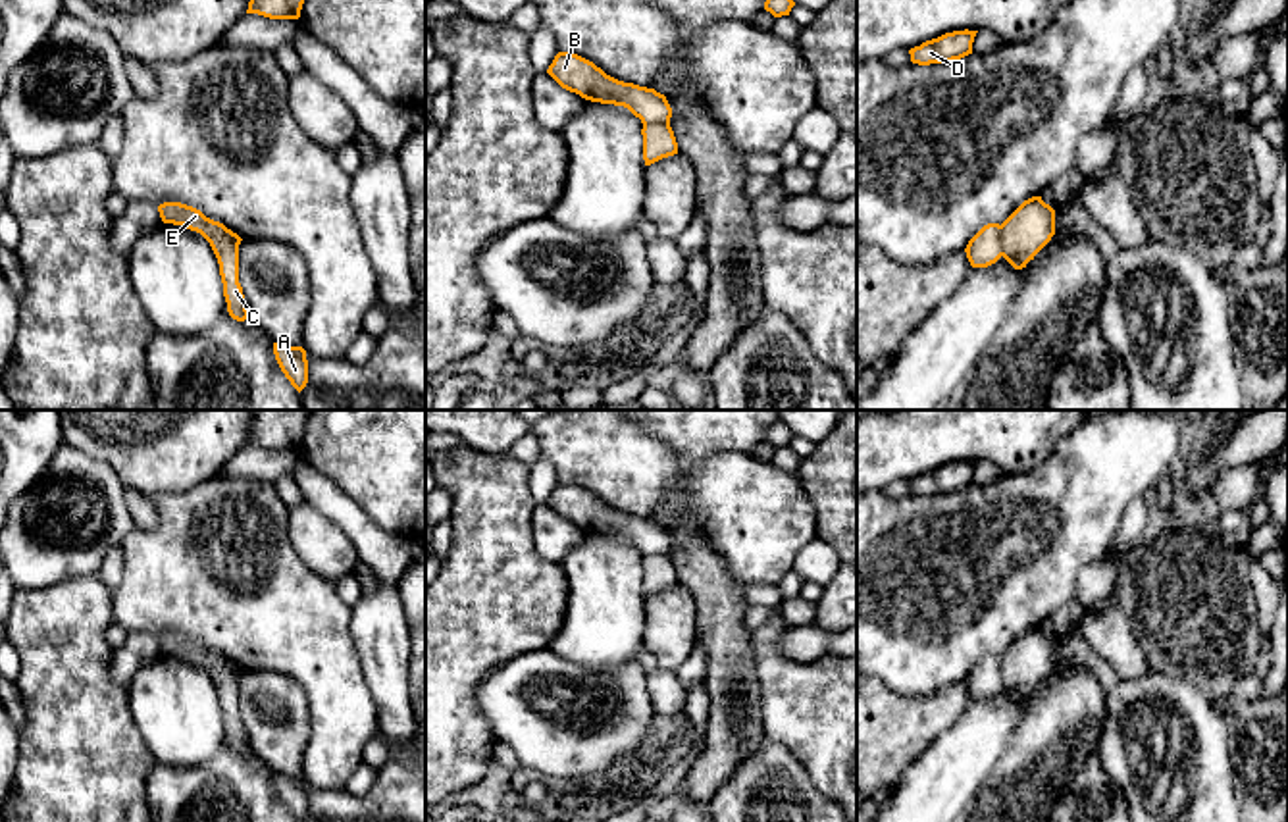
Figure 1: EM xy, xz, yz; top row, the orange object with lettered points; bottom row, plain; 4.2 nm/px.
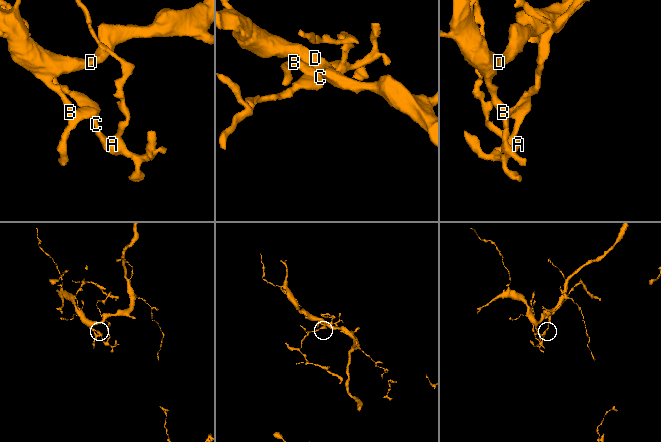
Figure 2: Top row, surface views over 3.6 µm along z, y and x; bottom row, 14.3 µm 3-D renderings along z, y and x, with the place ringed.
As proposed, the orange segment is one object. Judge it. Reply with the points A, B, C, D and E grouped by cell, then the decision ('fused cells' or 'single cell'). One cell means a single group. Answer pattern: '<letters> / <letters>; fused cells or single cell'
A C E / B D; fused cells

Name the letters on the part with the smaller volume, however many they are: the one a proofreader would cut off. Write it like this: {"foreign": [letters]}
{"foreign": ["A", "C", "E"]}

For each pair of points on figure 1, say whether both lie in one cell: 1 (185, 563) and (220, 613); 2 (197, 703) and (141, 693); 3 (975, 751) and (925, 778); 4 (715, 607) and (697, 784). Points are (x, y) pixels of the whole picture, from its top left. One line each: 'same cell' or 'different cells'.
1: same cell
2: same cell
3: same cell
4: same cell

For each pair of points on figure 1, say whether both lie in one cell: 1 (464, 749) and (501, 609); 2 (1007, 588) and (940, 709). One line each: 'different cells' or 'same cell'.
1: same cell
2: different cells

